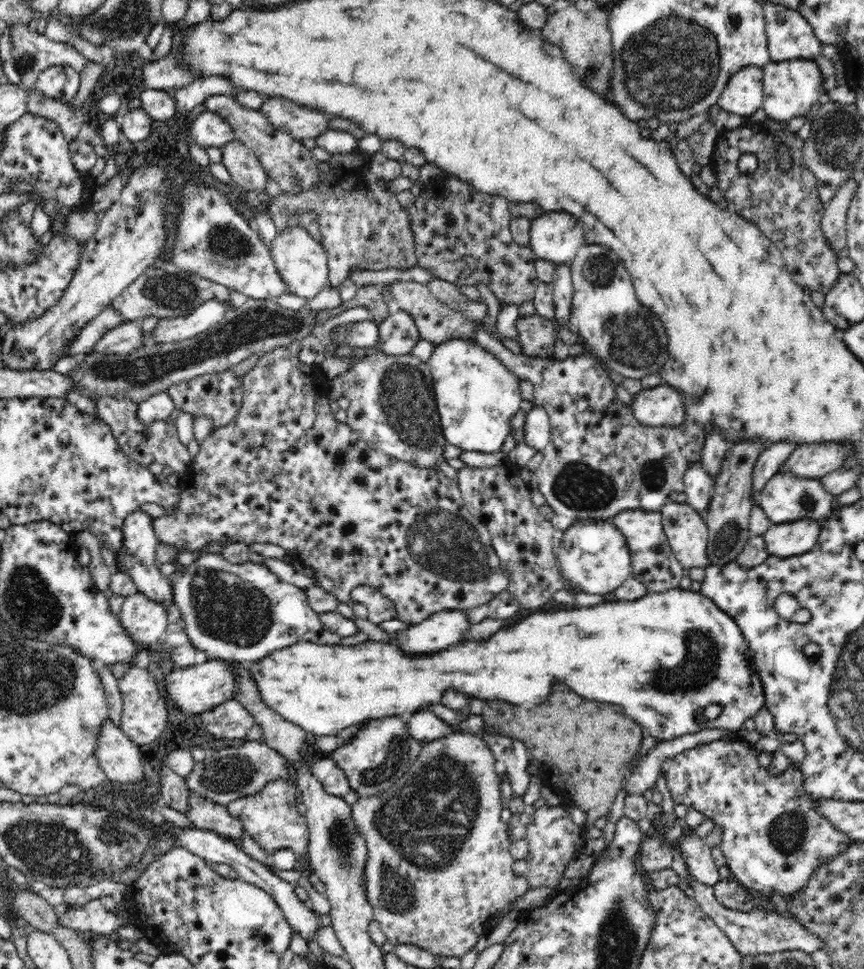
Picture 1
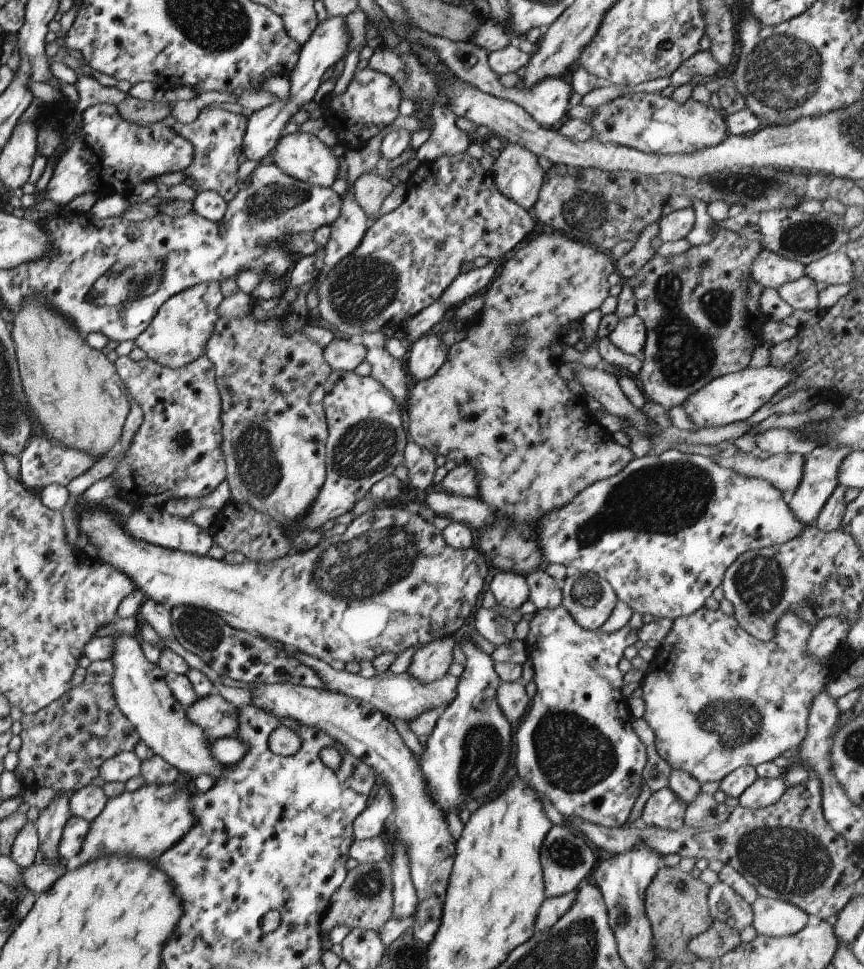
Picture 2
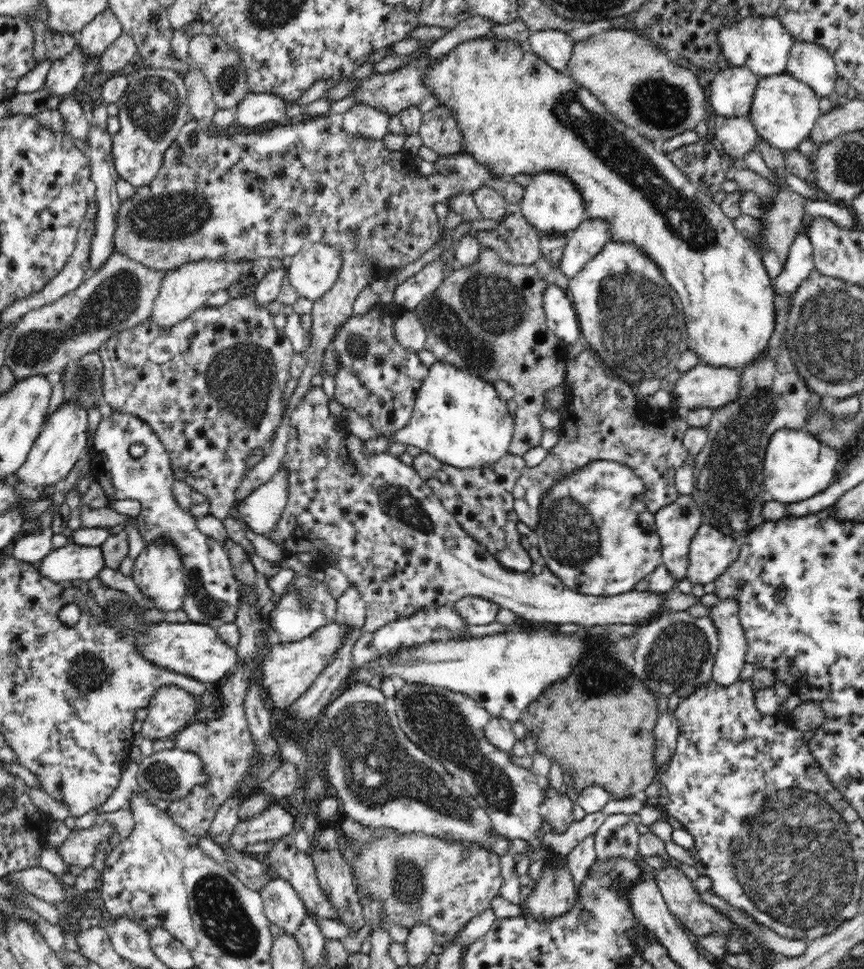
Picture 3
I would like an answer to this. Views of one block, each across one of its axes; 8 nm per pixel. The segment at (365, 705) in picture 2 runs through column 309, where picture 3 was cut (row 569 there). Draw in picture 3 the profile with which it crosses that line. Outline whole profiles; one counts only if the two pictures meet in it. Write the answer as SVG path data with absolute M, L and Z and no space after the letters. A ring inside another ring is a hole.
M706 523L690 542L687 578L693 584L708 584L740 556L740 541Z

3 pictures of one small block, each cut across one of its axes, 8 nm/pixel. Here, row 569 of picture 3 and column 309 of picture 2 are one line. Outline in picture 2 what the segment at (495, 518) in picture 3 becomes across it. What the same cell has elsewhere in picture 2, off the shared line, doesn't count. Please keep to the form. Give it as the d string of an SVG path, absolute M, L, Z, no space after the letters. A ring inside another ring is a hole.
M333 370L325 378L323 410L327 438L324 446L325 480L317 498L307 508L299 530L319 528L329 519L349 512L368 490L387 474L393 474L403 462L404 446L408 443L401 411L390 390L385 390L370 376L357 376L354 371Z

